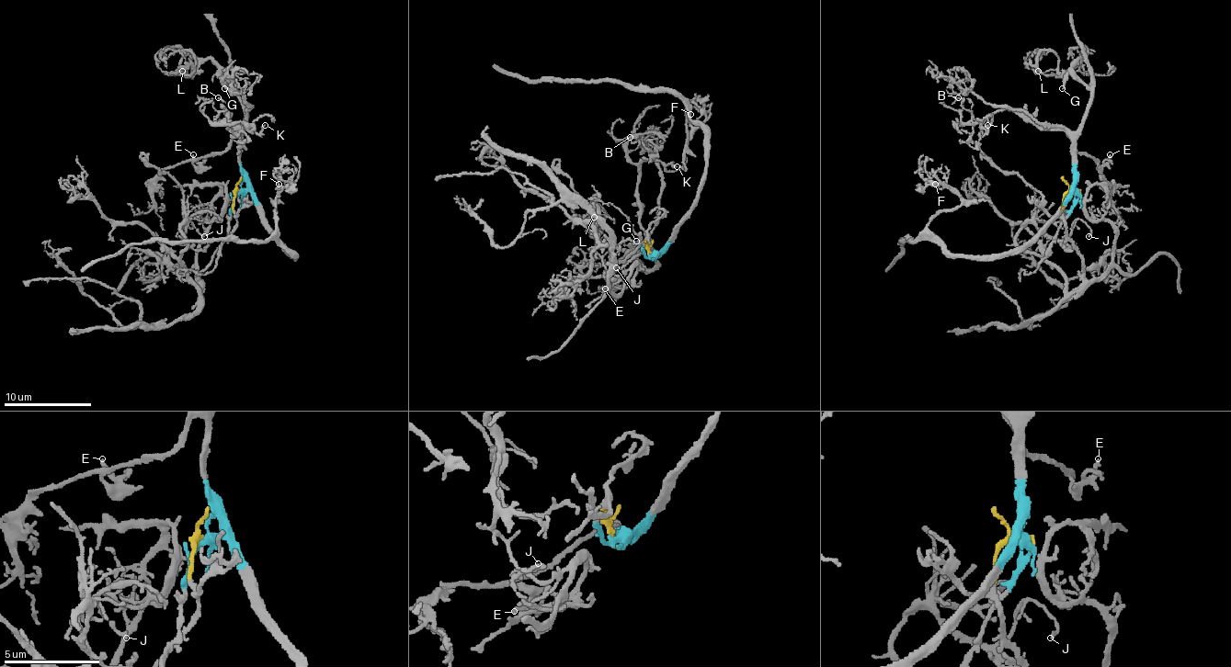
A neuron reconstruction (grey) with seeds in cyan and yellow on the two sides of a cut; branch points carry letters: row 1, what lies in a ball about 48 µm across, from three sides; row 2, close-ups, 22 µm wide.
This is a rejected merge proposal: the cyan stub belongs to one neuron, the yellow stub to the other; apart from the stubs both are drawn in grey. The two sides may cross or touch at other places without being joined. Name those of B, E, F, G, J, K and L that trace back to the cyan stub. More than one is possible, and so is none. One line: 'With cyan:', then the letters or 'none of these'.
With cyan: B, E, F, G, K, L

